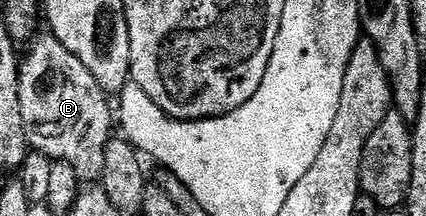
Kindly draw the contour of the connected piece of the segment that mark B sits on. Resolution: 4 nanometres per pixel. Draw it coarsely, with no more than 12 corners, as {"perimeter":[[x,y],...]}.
{"perimeter":[[49,33],[19,63],[32,150],[96,184],[114,108]]}

